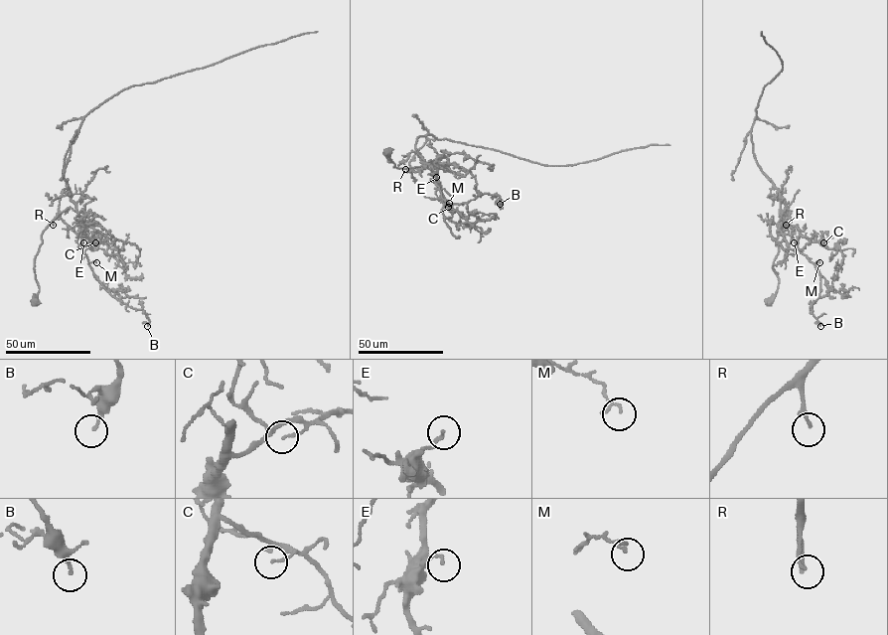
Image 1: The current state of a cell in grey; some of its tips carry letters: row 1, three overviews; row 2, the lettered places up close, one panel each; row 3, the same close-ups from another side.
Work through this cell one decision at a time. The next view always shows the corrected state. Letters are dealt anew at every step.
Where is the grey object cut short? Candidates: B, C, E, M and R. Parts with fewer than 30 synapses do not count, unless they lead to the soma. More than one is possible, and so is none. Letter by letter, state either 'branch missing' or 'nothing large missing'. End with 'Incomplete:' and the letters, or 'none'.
B: nothing large missing
C: nothing large missing
E: nothing large missing
M: nothing large missing
R: nothing large missing
Incomplete: none

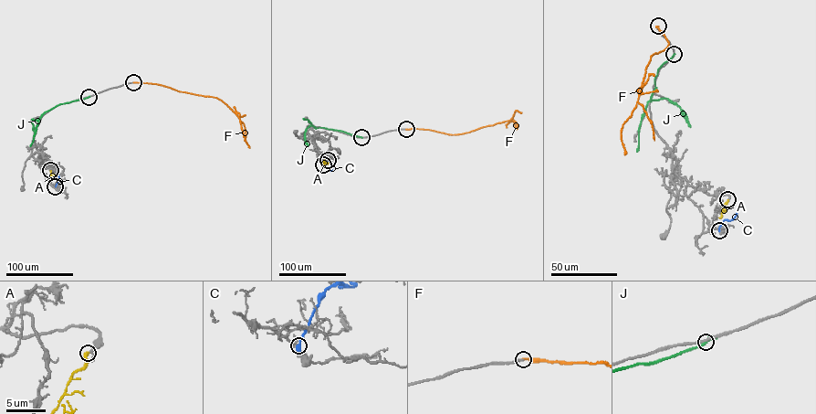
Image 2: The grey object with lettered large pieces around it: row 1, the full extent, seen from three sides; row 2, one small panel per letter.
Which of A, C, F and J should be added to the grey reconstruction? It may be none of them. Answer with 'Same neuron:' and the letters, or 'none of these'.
Same neuron: A, F

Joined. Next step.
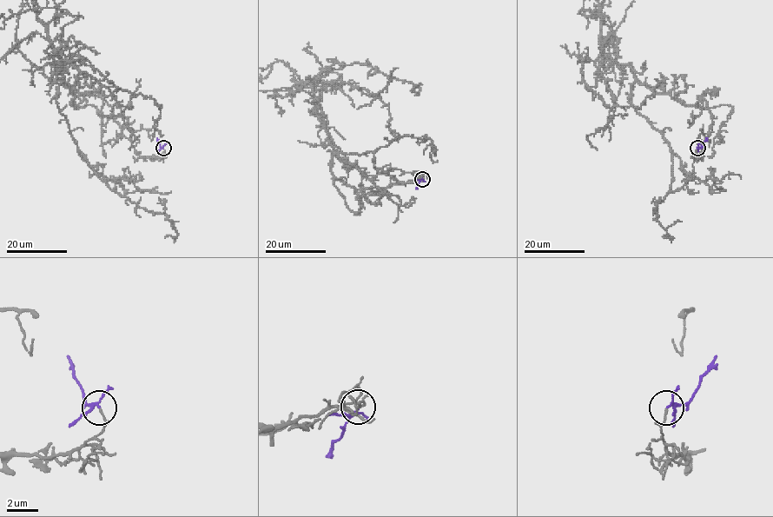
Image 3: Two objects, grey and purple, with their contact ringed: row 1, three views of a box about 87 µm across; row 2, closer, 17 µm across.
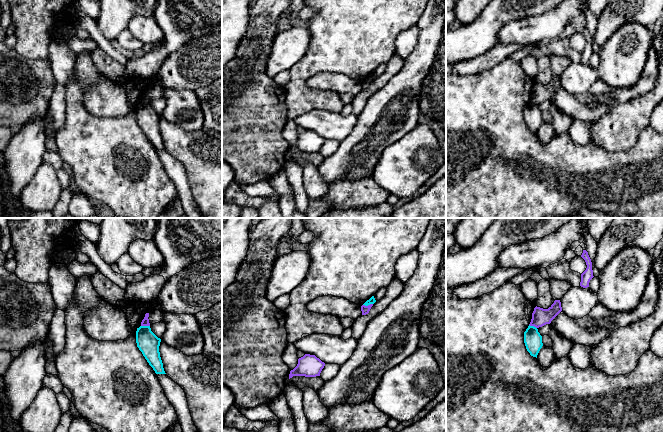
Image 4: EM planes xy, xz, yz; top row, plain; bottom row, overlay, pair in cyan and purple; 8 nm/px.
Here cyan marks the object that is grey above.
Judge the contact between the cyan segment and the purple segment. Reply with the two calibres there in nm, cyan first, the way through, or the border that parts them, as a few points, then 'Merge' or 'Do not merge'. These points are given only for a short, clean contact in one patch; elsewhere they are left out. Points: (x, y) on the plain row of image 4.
Thickness 50 nm (cyan) against 70 nm. Boundary: xz (372, 79), (363, 81). Do not merge

